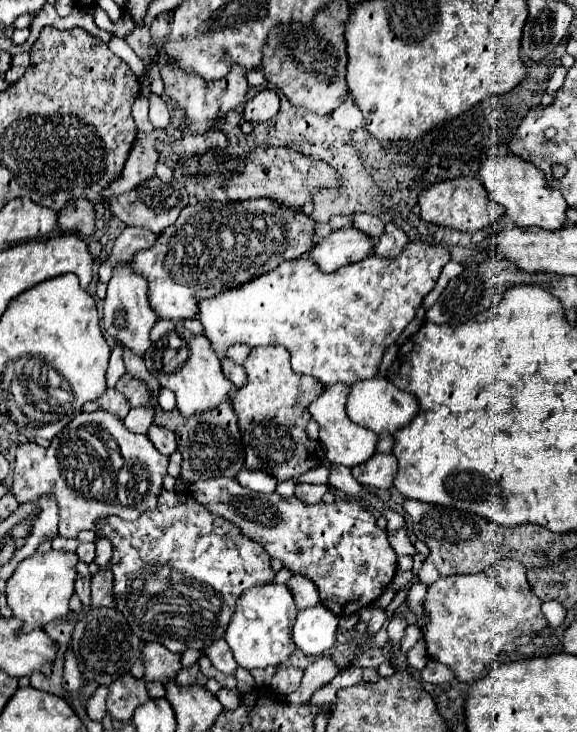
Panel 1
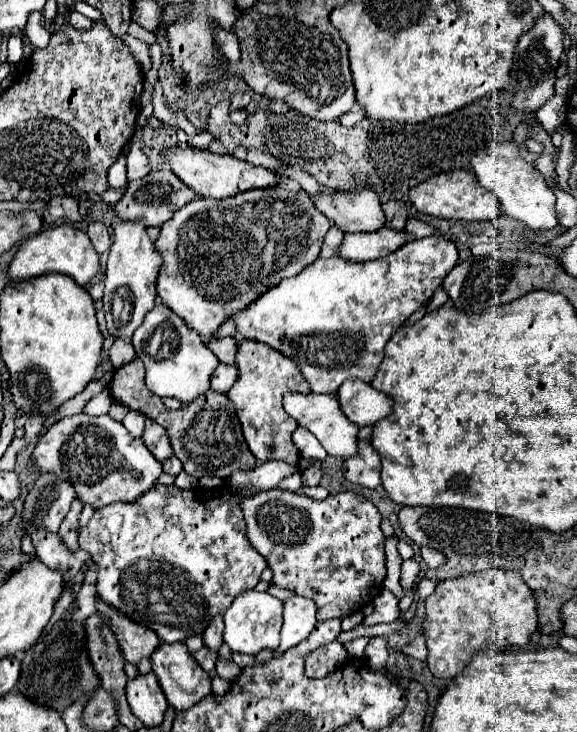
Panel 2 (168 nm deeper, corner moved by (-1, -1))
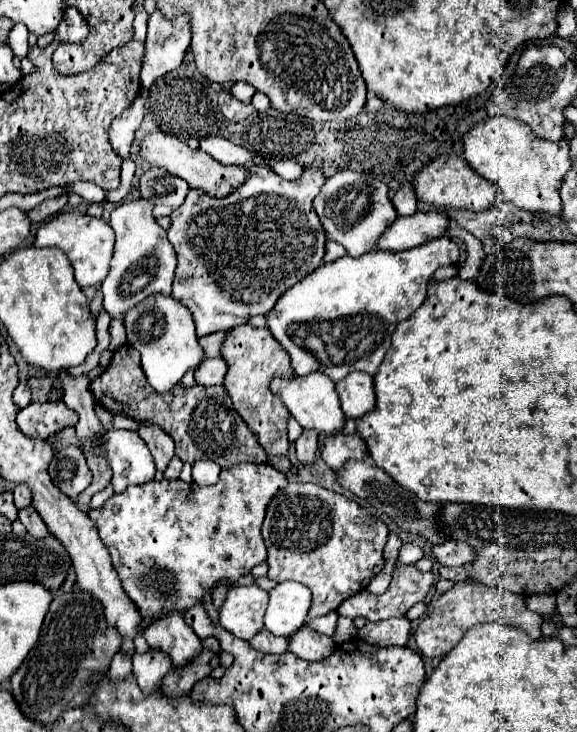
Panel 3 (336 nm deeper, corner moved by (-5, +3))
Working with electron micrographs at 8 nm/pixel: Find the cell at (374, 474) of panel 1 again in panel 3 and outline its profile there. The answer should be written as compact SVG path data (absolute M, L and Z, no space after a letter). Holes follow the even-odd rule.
M341 434L329 436L323 440L321 446L321 458L327 462L329 468L337 470L347 460L363 460L367 456L367 446L363 444L359 434Z

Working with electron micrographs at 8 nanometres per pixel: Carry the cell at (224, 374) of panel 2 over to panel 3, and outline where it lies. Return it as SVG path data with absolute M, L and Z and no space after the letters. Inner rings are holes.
M205 358L195 370L195 382L201 386L223 384L225 374L227 374L227 364L223 358Z

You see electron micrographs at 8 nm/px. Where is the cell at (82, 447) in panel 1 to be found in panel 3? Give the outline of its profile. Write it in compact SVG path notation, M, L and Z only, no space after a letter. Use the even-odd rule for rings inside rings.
M97 406L97 416L105 426L105 452L113 468L111 486L115 492L125 492L129 484L151 482L155 476L155 462L143 440L139 440L139 434L133 430L113 430L111 414L103 406Z

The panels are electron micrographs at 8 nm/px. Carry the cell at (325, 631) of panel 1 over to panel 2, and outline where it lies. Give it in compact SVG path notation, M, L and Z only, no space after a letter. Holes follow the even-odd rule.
M295 596L291 600L285 600L281 646L274 652L275 658L280 658L287 648L297 646L301 640L307 640L307 636L313 632L317 624L315 614L317 614L317 606L309 598Z

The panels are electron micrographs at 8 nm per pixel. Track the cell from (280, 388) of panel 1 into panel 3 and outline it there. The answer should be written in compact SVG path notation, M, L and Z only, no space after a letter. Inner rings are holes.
M243 324L239 328L233 328L231 332L225 332L225 338L221 344L221 356L229 366L223 386L229 392L235 410L247 422L247 426L253 430L261 448L269 456L285 454L289 450L289 440L287 440L289 412L283 406L283 402L271 394L269 380L275 376L279 376L279 378L293 376L293 368L291 368L287 352L273 338L269 328L255 328L255 326Z

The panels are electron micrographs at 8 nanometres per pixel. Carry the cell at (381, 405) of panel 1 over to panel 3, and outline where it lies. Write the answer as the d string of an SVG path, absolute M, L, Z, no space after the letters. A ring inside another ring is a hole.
M351 372L337 382L337 394L345 418L359 418L375 408L373 378L367 372Z

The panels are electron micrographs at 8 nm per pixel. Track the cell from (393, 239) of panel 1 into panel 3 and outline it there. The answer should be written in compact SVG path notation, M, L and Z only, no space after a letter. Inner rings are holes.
M405 182L397 190L397 194L393 198L393 204L395 204L395 210L399 212L399 216L407 216L407 214L413 214L417 210L417 198L415 198L411 182Z

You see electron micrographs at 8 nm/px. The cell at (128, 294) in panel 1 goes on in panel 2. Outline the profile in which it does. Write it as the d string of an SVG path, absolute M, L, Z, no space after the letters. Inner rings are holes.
M119 222L113 230L113 244L109 248L109 260L105 268L105 320L107 330L123 340L131 340L133 332L143 324L145 314L155 308L155 278L159 272L161 256L155 252L153 242L145 232L145 224L139 222Z

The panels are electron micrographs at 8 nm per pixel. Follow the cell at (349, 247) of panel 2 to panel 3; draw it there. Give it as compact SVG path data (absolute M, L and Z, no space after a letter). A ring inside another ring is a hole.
M429 210L429 212L415 212L405 218L397 218L391 228L383 234L379 242L379 250L409 250L421 246L429 240L441 238L447 234L451 218L443 212Z

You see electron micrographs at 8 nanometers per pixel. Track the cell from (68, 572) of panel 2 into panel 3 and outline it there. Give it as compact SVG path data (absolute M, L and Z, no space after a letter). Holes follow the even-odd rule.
M27 506L27 508L19 510L19 520L27 528L27 532L33 534L33 536L47 536L47 532L49 532L33 506Z

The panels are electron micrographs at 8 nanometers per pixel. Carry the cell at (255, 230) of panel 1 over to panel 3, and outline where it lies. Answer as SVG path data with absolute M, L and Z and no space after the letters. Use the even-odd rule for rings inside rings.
M251 164L249 166L249 176L247 180L235 190L231 192L229 196L225 198L215 198L215 196L209 196L197 188L189 190L185 202L171 214L171 220L173 220L173 226L169 228L169 242L173 244L175 252L177 252L177 270L175 270L175 280L173 280L173 298L183 302L191 314L193 314L193 320L195 320L195 332L197 336L207 336L207 334L213 334L213 332L227 332L235 326L241 326L241 324L247 324L247 320L251 316L257 316L257 314L267 314L275 302L279 300L279 296L283 292L287 292L293 284L297 284L299 280L303 280L307 274L311 274L315 268L321 266L323 262L323 254L325 254L325 232L323 232L323 226L319 224L319 218L315 216L315 210L313 210L313 198L319 194L321 186L325 184L325 176L319 168L315 166L305 166L305 180L279 180L279 176L275 176L275 172L271 172L269 168L265 166L255 166Z

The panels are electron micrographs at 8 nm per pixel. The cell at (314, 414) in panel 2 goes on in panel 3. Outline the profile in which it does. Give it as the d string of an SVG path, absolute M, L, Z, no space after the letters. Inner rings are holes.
M311 372L309 376L293 376L289 380L285 378L273 378L271 380L271 392L283 400L291 416L303 426L303 428L315 428L319 434L335 434L343 426L343 410L339 406L339 398L335 392L335 382L325 376L323 372Z

